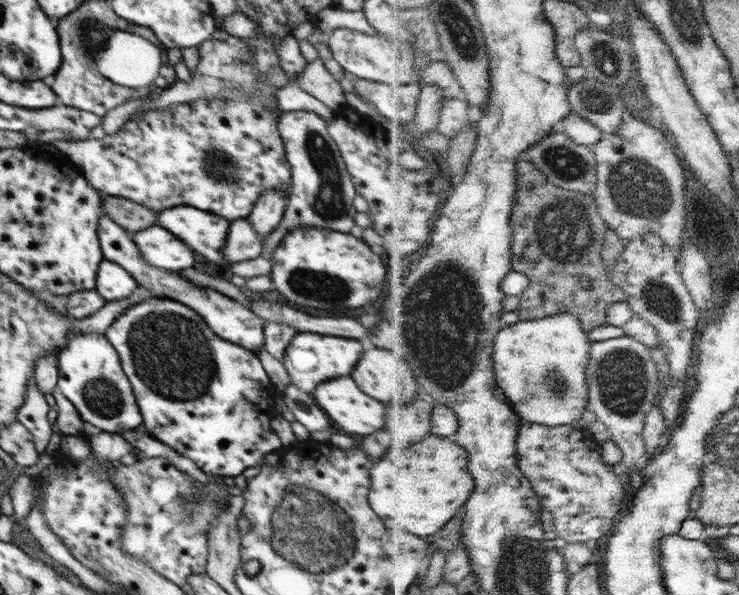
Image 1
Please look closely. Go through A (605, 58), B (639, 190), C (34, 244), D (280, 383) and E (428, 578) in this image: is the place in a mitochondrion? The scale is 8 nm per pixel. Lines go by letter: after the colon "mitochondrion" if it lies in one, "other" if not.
A: mitochondrion
B: mitochondrion
C: other
D: other
E: other

